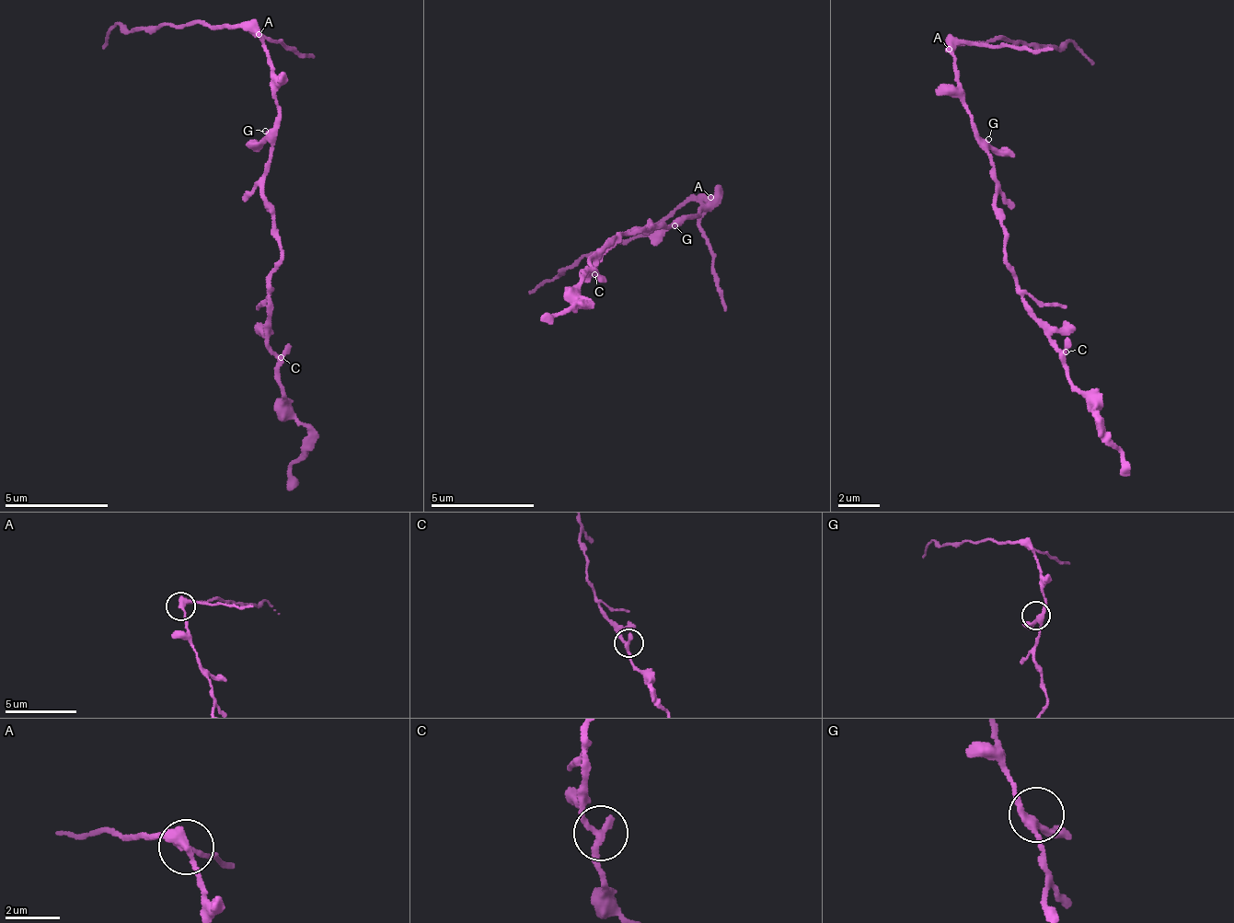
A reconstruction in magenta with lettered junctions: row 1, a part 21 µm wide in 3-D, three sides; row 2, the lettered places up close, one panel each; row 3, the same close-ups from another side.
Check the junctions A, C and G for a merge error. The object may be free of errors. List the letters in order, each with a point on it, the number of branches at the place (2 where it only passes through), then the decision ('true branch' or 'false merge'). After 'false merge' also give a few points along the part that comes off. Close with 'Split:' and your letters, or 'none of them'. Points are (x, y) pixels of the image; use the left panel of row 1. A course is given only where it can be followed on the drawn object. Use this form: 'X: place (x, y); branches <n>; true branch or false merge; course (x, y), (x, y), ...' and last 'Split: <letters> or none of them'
A: place (259, 34); branches 3; false merge; course (257, 33), (224, 25), (117, 24), (104, 48)
C: place (281, 357); branches 2; true branch
G: place (265, 131); branches 3; true branch
Split: A

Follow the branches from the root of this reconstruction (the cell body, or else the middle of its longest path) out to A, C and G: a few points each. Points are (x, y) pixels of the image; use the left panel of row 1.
A: (267, 162), (271, 131), (277, 119), (277, 109), (271, 60), (265, 54), (263, 39), (257, 33)
C: (267, 162), (262, 203), (282, 236), (282, 261), (269, 278), (272, 328), (266, 340), (281, 357)
G: (267, 162), (271, 136), (265, 131)

